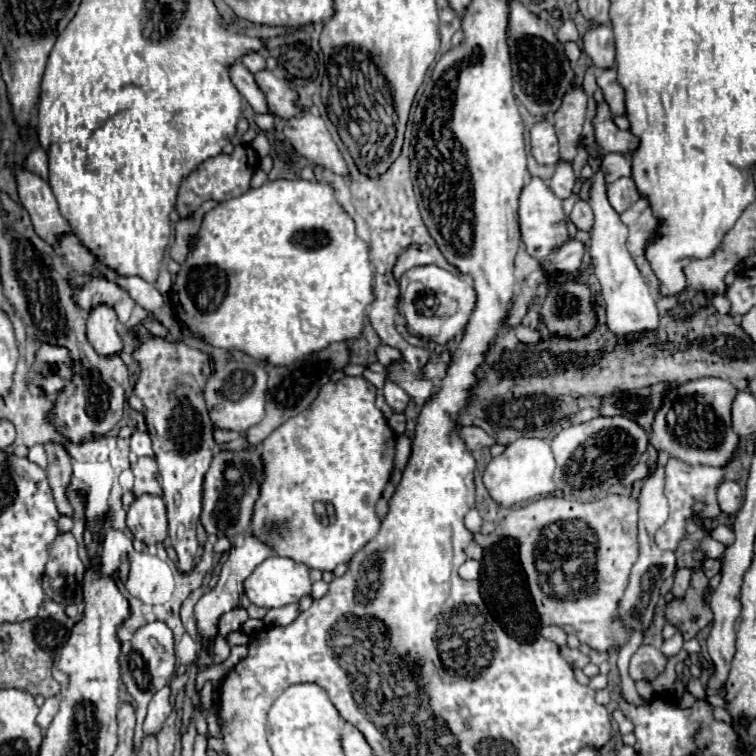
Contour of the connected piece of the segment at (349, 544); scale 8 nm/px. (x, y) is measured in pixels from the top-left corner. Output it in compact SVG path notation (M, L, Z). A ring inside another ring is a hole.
M344 377L320 389L316 401L300 415L290 417L262 441L264 483L254 507L250 531L276 549L276 555L290 557L310 569L332 571L362 549L380 529L374 505L380 499L394 463L394 433L382 411L374 405L376 387L364 377ZM318 503L332 503L334 517L324 521L316 513Z

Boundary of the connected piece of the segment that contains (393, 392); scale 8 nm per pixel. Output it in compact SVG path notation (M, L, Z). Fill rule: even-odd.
M386 379L386 385L384 385L382 391L384 391L384 399L390 405L390 409L394 413L404 413L404 409L408 407L408 401L410 401L406 391L400 389L396 383L392 383L390 379Z

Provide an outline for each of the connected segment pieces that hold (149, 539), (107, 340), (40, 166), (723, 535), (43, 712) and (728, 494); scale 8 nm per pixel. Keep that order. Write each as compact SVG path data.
M140 495L128 509L128 529L146 545L162 543L168 537L166 505L162 497Z
M98 305L86 315L88 341L100 355L114 355L122 351L122 339L116 333L116 313L110 305Z
M34 149L28 157L26 157L26 169L38 177L42 177L44 181L48 181L48 157L44 149Z
M718 525L716 529L712 529L710 535L712 535L716 541L724 543L724 545L732 545L732 543L734 543L734 533L732 533L732 529L730 529L728 525Z
M48 697L48 699L46 699L46 703L40 707L40 713L38 713L36 723L40 725L40 729L42 729L42 731L46 731L46 729L48 729L50 721L52 721L52 719L54 719L54 715L58 713L58 705L60 705L60 697Z
M722 481L718 485L718 505L724 513L734 515L742 507L742 501L744 501L744 491L740 489L738 483Z

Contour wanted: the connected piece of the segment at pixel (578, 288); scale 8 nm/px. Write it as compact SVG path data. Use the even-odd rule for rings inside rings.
M566 275L556 277L550 293L542 301L542 321L552 335L578 339L592 333L596 327L596 313L590 287Z

